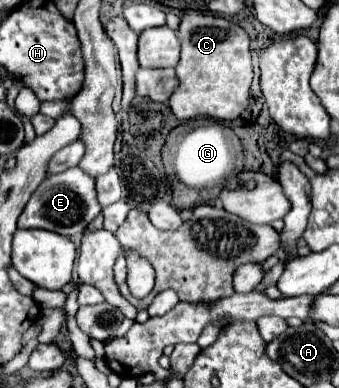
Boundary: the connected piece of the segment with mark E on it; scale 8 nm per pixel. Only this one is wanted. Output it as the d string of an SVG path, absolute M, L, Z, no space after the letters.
M73 167L57 177L47 177L41 187L33 193L27 207L19 217L19 229L47 229L59 235L81 235L87 225L101 213L101 205L97 201L95 179L87 175L83 169Z

